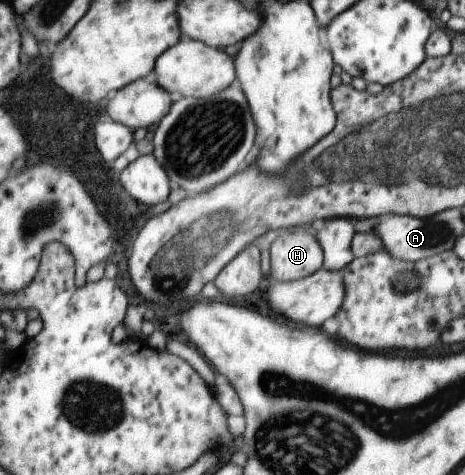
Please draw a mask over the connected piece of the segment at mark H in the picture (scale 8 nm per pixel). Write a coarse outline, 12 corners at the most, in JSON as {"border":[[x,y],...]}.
{"border":[[301,229],[270,247],[271,278],[316,273],[324,251]]}

